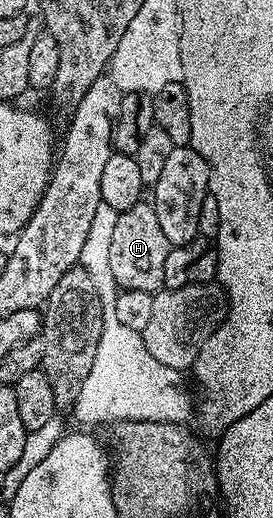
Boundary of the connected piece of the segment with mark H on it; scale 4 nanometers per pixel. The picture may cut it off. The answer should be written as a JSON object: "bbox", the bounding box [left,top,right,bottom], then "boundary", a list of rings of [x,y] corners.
{"bbox":[109,201,171,291],"boundary":[[[139,201],[128,209],[118,212],[116,226],[110,242],[109,264],[112,277],[124,291],[163,290],[164,260],[168,258],[171,246],[168,237],[160,230],[160,221],[156,218],[153,202]]]}

